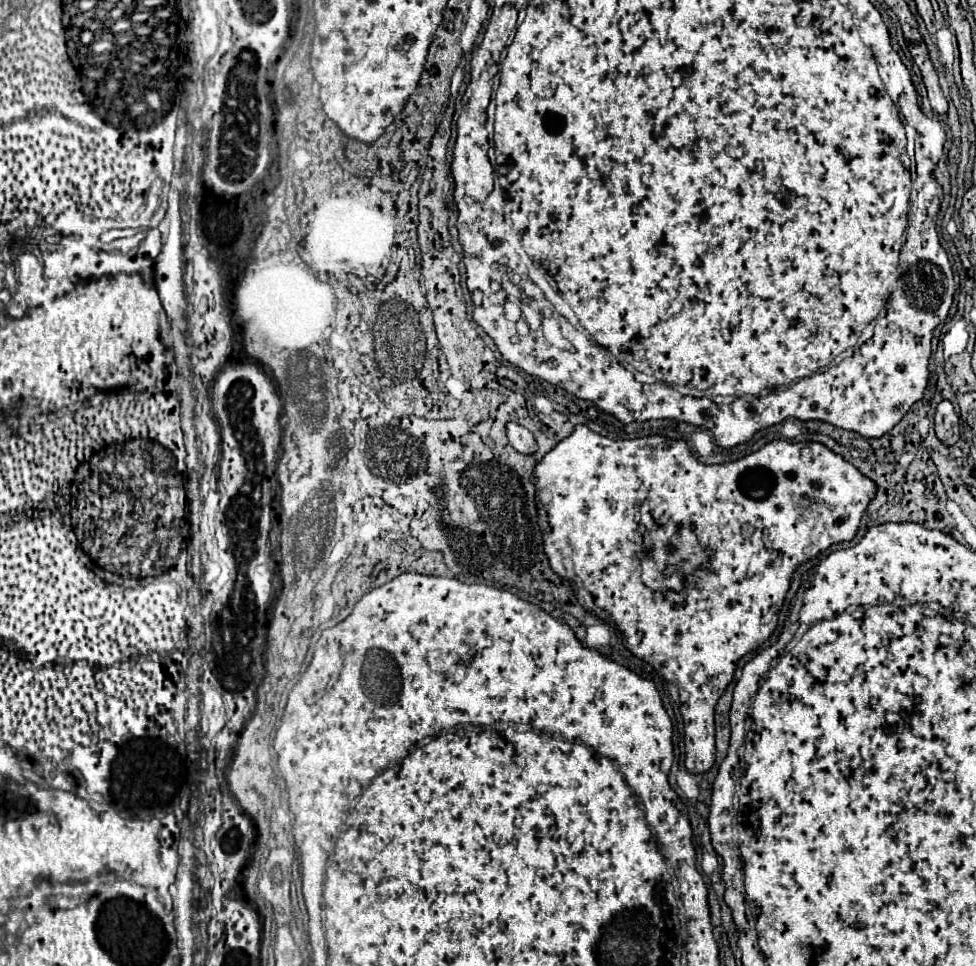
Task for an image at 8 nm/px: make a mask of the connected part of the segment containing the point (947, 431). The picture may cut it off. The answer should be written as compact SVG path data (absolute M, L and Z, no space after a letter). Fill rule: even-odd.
M949 400L939 402L935 410L935 432L937 432L937 438L947 446L959 440L959 418Z

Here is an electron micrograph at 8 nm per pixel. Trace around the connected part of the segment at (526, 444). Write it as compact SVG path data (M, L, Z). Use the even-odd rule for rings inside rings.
M507 422L507 438L509 438L511 446L521 454L531 454L537 450L533 434L527 428L519 426L517 422Z

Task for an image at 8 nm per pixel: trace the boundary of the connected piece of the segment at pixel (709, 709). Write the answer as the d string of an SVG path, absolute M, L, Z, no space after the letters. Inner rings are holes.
M579 424L579 426L575 426L575 430L573 430L573 432L571 432L571 434L569 434L569 436L567 436L567 438L565 438L565 440L561 440L561 442L559 442L559 444L557 444L557 446L555 446L555 448L553 448L553 450L549 450L549 452L547 452L547 454L545 454L545 456L543 456L543 460L539 460L539 462L537 462L537 464L535 464L535 466L533 466L533 480L535 480L535 488L537 488L537 522L539 522L539 528L541 528L541 532L543 532L543 550L545 550L545 556L547 556L547 558L549 558L549 566L551 566L551 568L553 568L553 572L555 572L555 574L557 574L557 576L559 576L559 578L561 578L561 580L569 580L569 582L571 582L571 586L573 586L573 590L575 590L575 598L577 598L577 602L579 602L579 604L581 604L581 606L583 606L583 608L585 608L585 610L587 610L587 612L589 612L589 614L593 614L593 616L595 616L595 618L599 618L599 620L603 620L603 622L611 622L611 624L615 624L615 626L617 626L617 630L619 630L619 632L621 632L621 634L623 634L623 644L625 644L625 648L627 648L627 650L629 650L629 652L631 652L631 654L633 654L633 656L637 656L637 658L641 658L641 660L643 660L643 662L647 662L647 664L651 664L651 666L653 666L653 668L655 668L655 670L657 670L657 672L659 672L659 674L661 674L661 676L663 676L663 678L665 678L665 680L667 680L667 682L673 682L673 684L675 684L675 686L677 686L677 688L679 688L679 700L681 700L681 708L679 708L679 710L681 710L681 714L683 714L683 716L685 716L685 720L683 720L683 722L685 722L685 766L687 766L687 772L691 772L691 774L701 774L701 772L707 772L707 770L709 770L709 768L711 768L711 766L713 766L713 762L715 762L715 718L713 718L713 716L715 716L715 704L717 704L717 700L719 700L719 698L721 698L721 694L723 694L723 692L725 692L725 688L727 688L727 686L729 686L729 682L731 682L731 680L733 680L733 676L735 676L735 670L737 670L737 662L739 662L739 660L741 660L741 658L743 658L743 656L745 656L745 654L749 654L749 652L753 652L753 650L757 650L757 648L759 648L759 646L761 646L761 644L763 644L763 642L765 642L765 640L767 640L767 638L769 638L769 636L771 636L771 634L773 634L773 630L775 630L775 628L777 628L777 614L779 614L779 610L781 610L781 606L783 606L783 600L785 600L785 594L787 594L787 590L789 590L789 584L791 584L791 574L793 574L793 572L795 572L795 568L797 568L797 566L799 566L799 564L803 564L803 562L807 562L807 560L813 560L813 558L817 558L817 556L819 556L819 554L821 554L821 552L823 552L823 550L827 550L827 548L829 548L829 546L833 546L833 544L839 544L839 542L847 542L847 540L851 540L851 538L853 538L853 536L855 536L855 534L857 534L857 530L859 530L859 520L861 520L861 518L863 518L863 514L865 514L865 510L867 510L867 504L869 504L869 502L871 502L871 500L873 500L873 496L875 496L875 492L877 492L877 486L875 486L875 482L873 482L873 480L871 480L871 478L867 478L867 476L863 476L863 474L861 474L861 472L859 472L859 470L857 470L857 468L855 468L855 466L853 466L853 464L849 464L849 462L847 462L847 460L845 460L845 458L841 458L841 456L839 456L839 454L835 454L835 452L831 452L831 450L829 450L829 448L827 448L827 446L823 446L823 444L819 444L819 442L813 442L813 446L811 446L811 454L809 454L809 460L803 460L803 456L801 456L801 450L803 450L803 448L805 448L805 444L803 444L803 442L787 442L787 440L771 440L771 442L767 442L767 444L765 444L765 446L763 446L763 448L759 448L759 450L757 450L757 452L753 452L753 454L749 454L749 456L743 456L743 458L739 458L739 460L733 460L733 462L725 462L725 464L701 464L701 462L699 462L699 460L697 460L697 458L695 458L695 456L693 456L693 452L691 452L691 450L689 450L689 446L687 446L687 442L685 442L685 440L671 440L671 438L665 438L665 436L647 436L647 438L633 438L633 440L611 440L611 438L607 438L607 436L601 436L601 434L595 434L595 432L593 432L593 430L589 430L589 428L587 428L587 426L585 426L585 424ZM667 518L673 518L673 520L675 520L675 522L677 522L677 524L691 524L691 526L693 526L693 528L695 528L695 532L697 532L697 536L699 536L699 544L703 544L703 546L709 546L709 548L711 548L711 554L709 554L709 560L711 560L711 566L713 566L713 570L715 570L715 572L709 572L709 570L711 570L711 568L710 568L710 565L709 565L709 560L708 560L708 558L707 558L707 554L706 554L706 552L705 552L705 548L704 548L704 547L702 547L702 546L701 546L701 545L699 545L699 544L698 544L698 541L697 541L697 537L696 537L696 535L695 535L695 533L694 533L694 531L693 531L693 530L692 530L692 528L691 528L691 527L685 527L685 526L678 526L678 525L677 525L677 524L675 524L675 523L674 523L674 522L673 522L673 520L672 520L672 519L669 519L669 520L668 520L668 521L667 521L667 522L666 522L666 524L665 524L665 526L664 526L664 527L662 527L662 528L658 528L658 529L657 529L657 530L652 530L652 531L649 531L649 532L647 532L647 530L651 530L651 528L655 528L655 526L661 526L661 522L665 522L665 520L667 520ZM743 524L751 524L751 526L753 526L753 528L755 528L755 532L753 532L753 534L751 534L751 536L749 536L749 538L745 538L745 536L743 536L743 534L741 534L741 526L743 526ZM645 532L647 532L647 533L646 533L646 535L645 535L645 537L644 537L644 542L643 542L643 548L642 548L642 549L643 549L643 552L640 552L640 553L639 553L639 554L638 554L638 557L639 557L639 558L637 558L637 556L635 556L635 554L637 554L637 552L639 552L639 550L641 550L641 548L639 548L639 544L641 544L641 540L643 540L643 534L645 534ZM670 544L671 544L671 545L672 545L672 546L674 546L674 547L675 547L675 548L677 548L677 549L679 549L679 556L669 556L669 554L668 554L668 552L667 552L667 546L668 546L668 545L670 545ZM673 564L676 564L676 565L683 565L683 566L685 566L685 568L687 568L687 570L691 570L691 571L692 571L692 572L693 572L693 571L694 571L694 570L695 570L695 569L696 569L696 568L697 568L697 567L699 567L699 566L701 566L701 568L697 568L697 570L695 570L695 574L693 574L693 576L687 576L687 580L685 580L685 590L687 590L687 604L685 604L685 606L683 606L683 608L681 608L681 606L675 606L675 604L673 604L673 602L681 602L681 600L685 600L685 592L683 592L683 584L681 584L681 578L679 578L679 576L677 576L677 574L673 574L673 576L671 576L671 578L661 578L661 572L663 572L663 570L664 570L664 569L665 569L665 568L666 568L666 567L667 567L667 566L668 566L668 565L673 565Z

